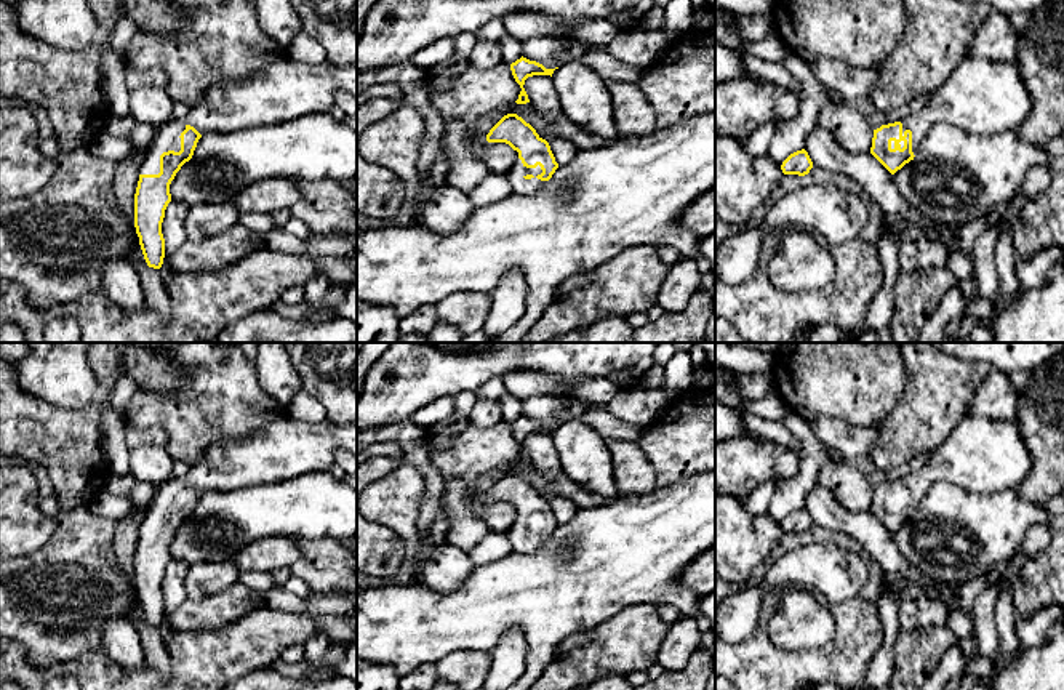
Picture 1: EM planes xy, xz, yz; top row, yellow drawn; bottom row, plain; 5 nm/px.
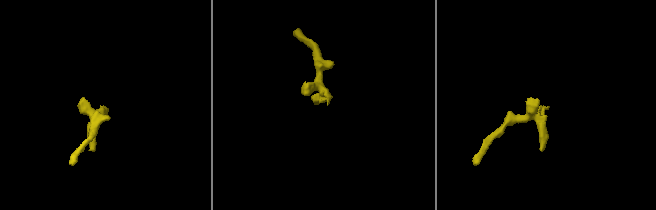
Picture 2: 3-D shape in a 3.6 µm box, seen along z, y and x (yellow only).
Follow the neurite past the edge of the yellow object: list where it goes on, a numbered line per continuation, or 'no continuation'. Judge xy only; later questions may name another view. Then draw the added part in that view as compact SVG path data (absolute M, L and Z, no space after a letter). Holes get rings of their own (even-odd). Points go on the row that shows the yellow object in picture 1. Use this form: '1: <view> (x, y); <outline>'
1: xy (284, 90); M285 56L264 66L253 78L218 83L187 115L171 117L155 130L139 175L160 173L160 155L181 150L179 136L187 125L200 134L278 125L307 114L330 114L339 93L357 99L357 62L310 66Z

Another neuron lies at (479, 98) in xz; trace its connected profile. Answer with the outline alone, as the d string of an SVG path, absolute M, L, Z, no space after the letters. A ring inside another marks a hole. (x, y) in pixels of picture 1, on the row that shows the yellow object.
M504 61L490 69L470 66L448 91L434 88L429 80L430 104L442 115L443 131L427 179L438 187L448 181L450 160L445 133L454 120L464 125L464 144L472 157L483 162L491 173L506 175L514 149L506 142L488 142L486 134L504 117L506 107L518 99L520 91L510 64Z

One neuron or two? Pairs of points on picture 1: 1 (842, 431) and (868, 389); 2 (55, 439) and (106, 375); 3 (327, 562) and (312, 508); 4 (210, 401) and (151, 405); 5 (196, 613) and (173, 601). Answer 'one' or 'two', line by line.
1: two
2: one
3: two
4: one
5: two

